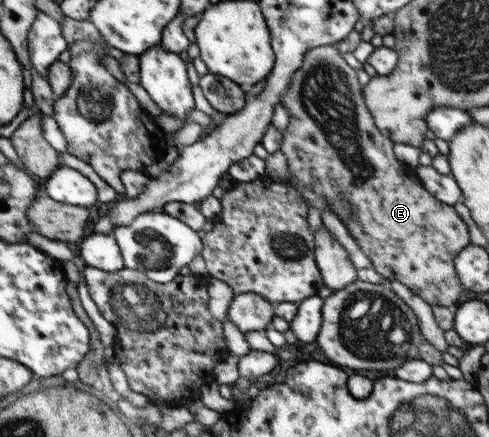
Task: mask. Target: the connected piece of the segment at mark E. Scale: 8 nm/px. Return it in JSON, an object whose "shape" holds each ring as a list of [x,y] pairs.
{"shape":[[[334,45],[314,47],[306,51],[301,66],[293,73],[281,104],[290,114],[290,124],[282,131],[283,142],[279,150],[288,158],[290,177],[286,182],[292,178],[298,180],[302,191],[295,189],[308,207],[316,207],[320,213],[324,209],[336,213],[382,277],[399,280],[431,306],[455,308],[464,291],[456,274],[455,260],[470,243],[468,225],[452,205],[442,203],[422,188],[411,167],[396,160],[394,142],[376,128],[366,107],[357,70],[346,63]]]}

